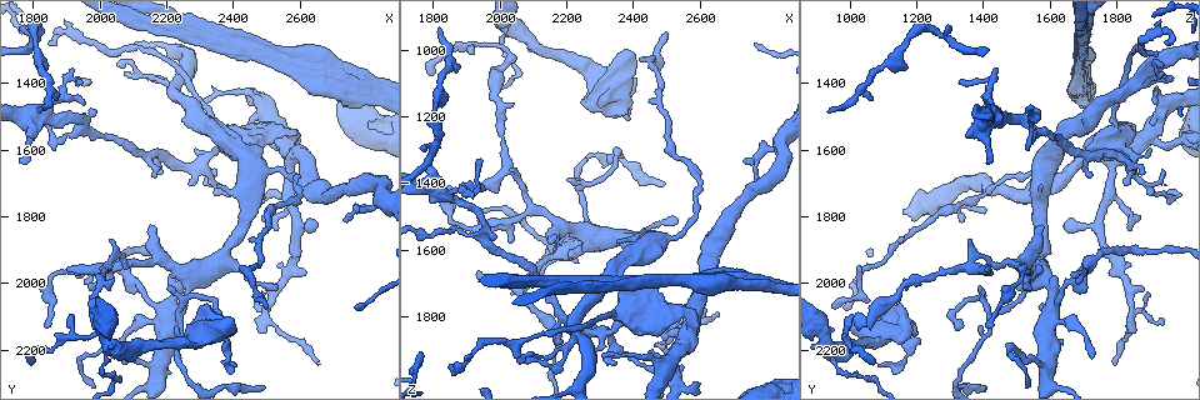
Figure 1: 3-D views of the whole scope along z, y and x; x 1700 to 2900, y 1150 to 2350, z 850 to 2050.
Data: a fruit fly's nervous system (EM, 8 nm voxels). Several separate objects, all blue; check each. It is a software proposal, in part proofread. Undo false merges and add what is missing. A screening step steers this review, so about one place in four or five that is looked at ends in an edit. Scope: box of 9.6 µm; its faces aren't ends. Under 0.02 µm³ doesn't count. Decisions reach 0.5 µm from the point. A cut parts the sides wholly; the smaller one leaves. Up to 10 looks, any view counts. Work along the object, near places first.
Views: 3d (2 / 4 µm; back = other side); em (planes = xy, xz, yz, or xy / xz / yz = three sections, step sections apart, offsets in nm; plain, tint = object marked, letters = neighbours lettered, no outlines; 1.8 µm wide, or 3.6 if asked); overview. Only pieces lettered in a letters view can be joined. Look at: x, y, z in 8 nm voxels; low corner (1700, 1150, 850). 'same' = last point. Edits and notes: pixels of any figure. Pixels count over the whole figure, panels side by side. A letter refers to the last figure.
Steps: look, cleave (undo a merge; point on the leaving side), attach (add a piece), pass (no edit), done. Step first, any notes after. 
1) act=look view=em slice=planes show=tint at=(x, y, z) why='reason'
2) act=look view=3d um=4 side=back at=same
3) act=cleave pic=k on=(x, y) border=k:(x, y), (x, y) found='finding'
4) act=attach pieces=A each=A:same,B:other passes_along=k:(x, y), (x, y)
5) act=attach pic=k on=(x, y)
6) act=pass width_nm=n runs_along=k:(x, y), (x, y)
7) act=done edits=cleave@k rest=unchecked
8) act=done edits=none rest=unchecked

act=look view=3d um=2 at=(2250, 1240, 1700) why='arms run side by side'

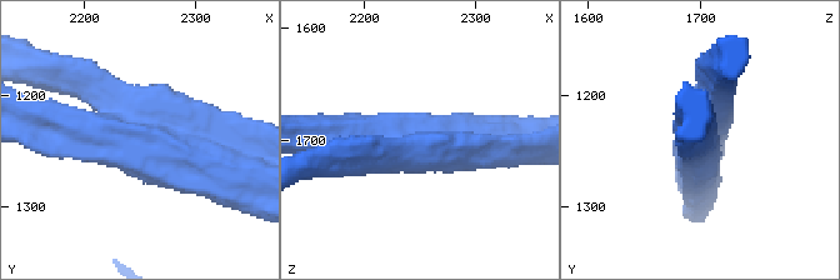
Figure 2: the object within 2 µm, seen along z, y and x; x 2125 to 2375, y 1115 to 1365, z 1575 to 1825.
act=look view=em slice=planes show=tint at=(2250, 1244, 1700) arms=3 arm_widths_nm=220,280,320 why='need the tissue'

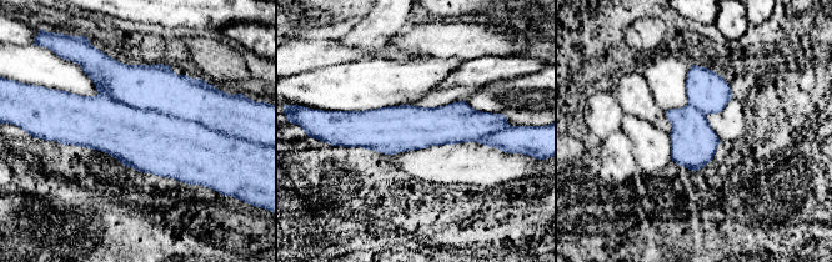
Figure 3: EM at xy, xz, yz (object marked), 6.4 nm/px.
act=look view=em slice=planes show=letters at=same why='what lies round it'

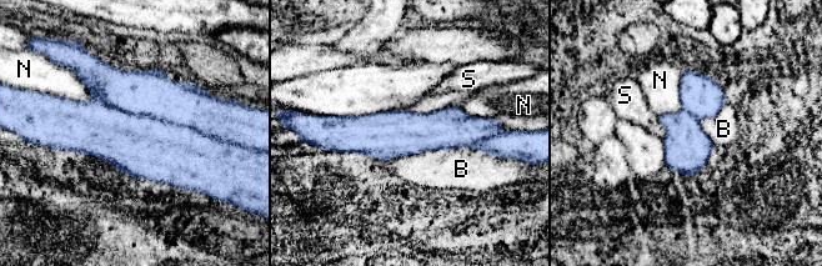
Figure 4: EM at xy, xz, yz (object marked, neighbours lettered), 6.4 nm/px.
act=cleave pic=4 on=(151, 93) longest_contact=B:750nm each=B:other,N:other,S:other border=4:(91, 99), (216, 139) found='a second neuron is stuck on'

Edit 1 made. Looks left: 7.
act=look view=overview

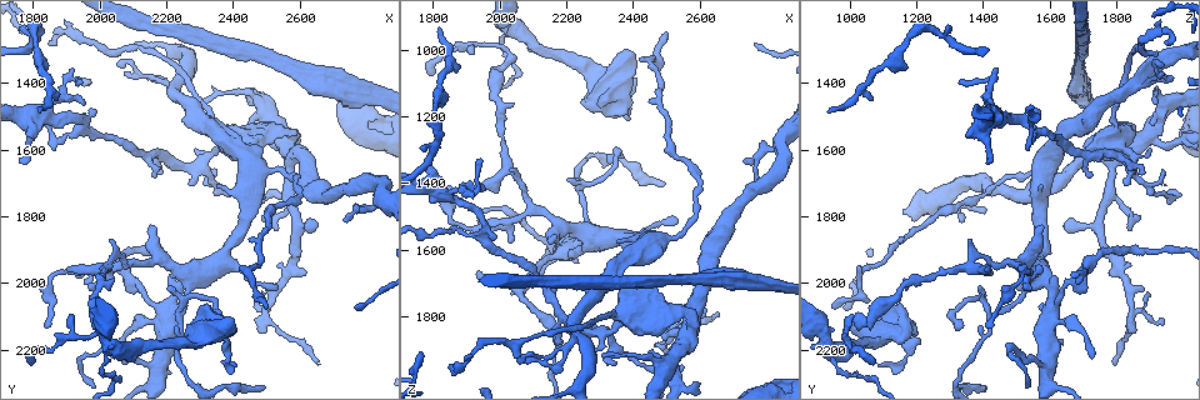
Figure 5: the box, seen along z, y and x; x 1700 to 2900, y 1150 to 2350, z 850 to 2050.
act=look view=em slice=xy step=16 show=letters at=(2580, 1570, 1840) why='calibre changes'

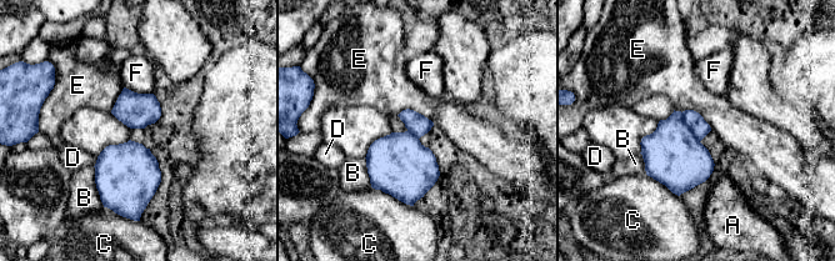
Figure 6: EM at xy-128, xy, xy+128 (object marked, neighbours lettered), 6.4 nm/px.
act=cleave pic=6 on=(694, 120) each=A:other,B:other,C:other,D:other,E:other,F:other border=6:(680, 113), (684, 123), (699, 141) found='two neurons meet here'

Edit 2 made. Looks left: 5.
act=look view=em slice=xy step=8 show=tint at=(2300, 1940, 1560) why='sudden change in width'

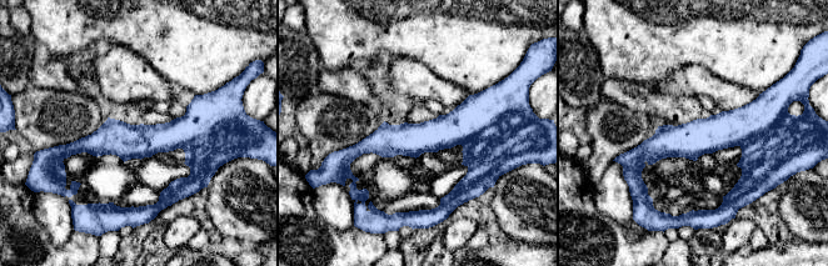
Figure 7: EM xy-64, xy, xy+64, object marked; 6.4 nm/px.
act=look view=em slice=planes show=tint at=same why='cut it another way'

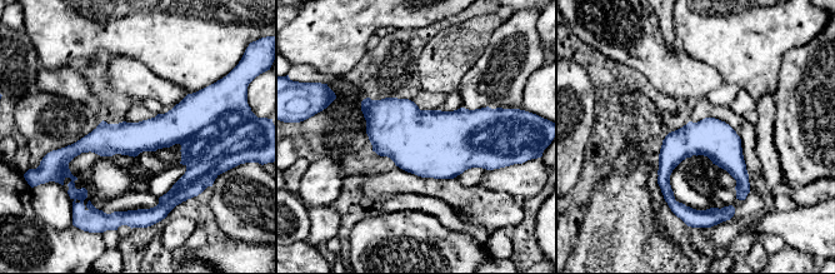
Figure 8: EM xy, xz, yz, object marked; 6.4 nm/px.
act=look view=em slice=planes show=letters at=same why='what lies round it'

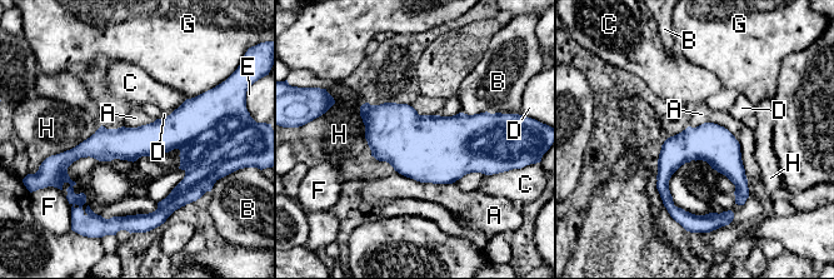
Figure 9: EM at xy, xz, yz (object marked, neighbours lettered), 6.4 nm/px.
act=pass each=A:other,B:other,C:other,D:other,E:other,F:other,G:other,H:other border=9:(689, 125), (723, 125), (747, 177) found='all the same neuron'

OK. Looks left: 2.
act=look view=em slice=xy step=8 show=tint at=(1900, 1950, 1420) why='free end'

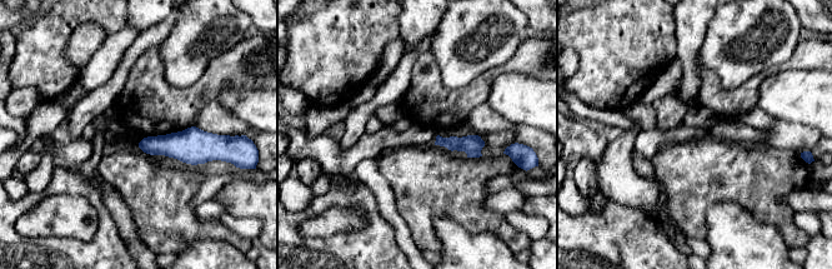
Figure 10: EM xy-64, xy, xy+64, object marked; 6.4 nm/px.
act=look view=em slice=planes show=letters at=same

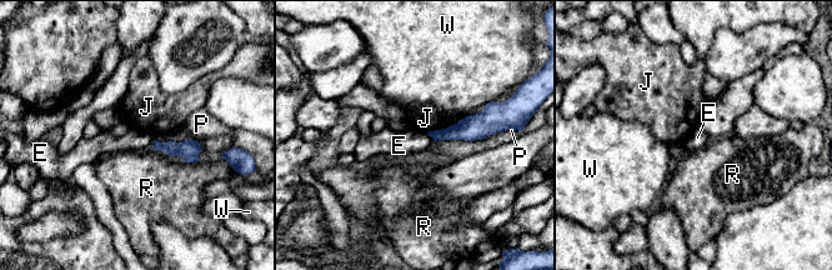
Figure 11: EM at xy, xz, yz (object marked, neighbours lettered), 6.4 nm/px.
act=pass each=E:other,J:other,P:other,R:other,W:other border=11:(155, 140), (151, 148) found='none of them fits'

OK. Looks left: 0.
act=done edits=cleave@4,cleave@6 rest=unchecked

